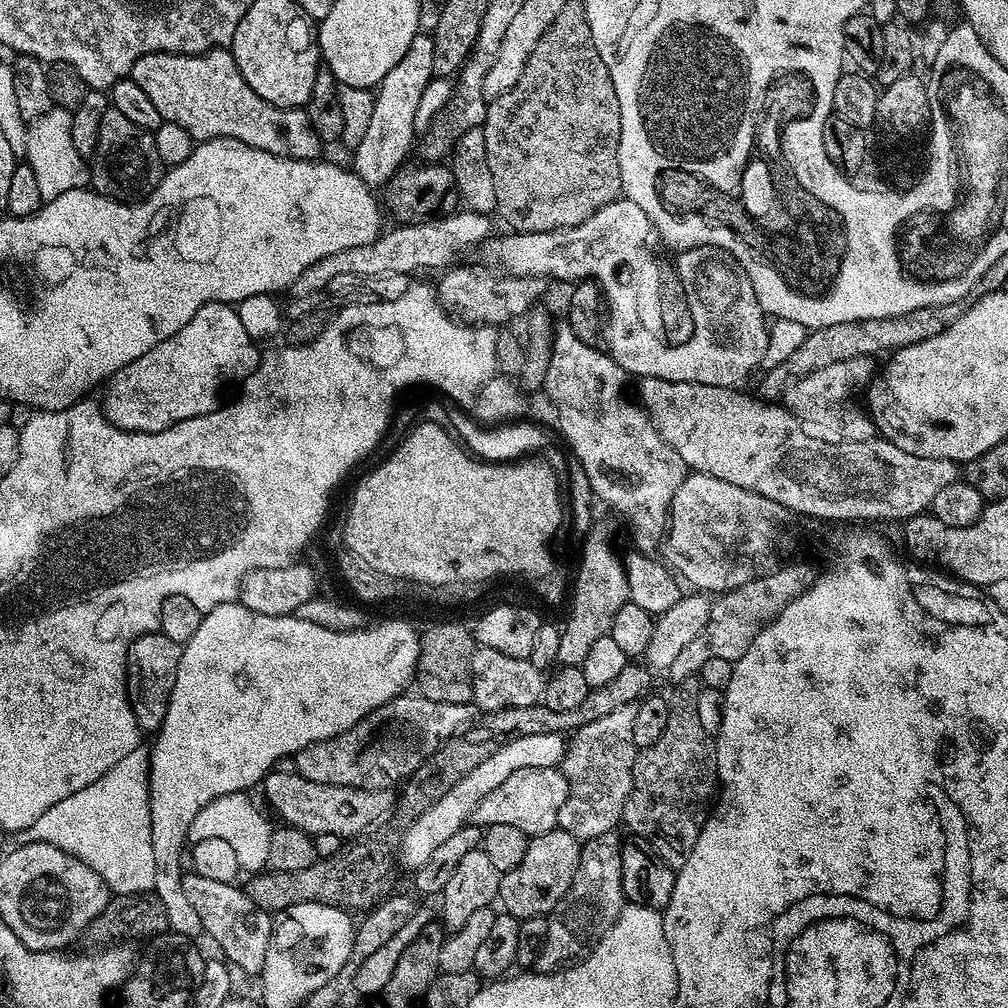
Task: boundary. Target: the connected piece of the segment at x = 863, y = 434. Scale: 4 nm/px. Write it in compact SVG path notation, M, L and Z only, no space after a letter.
M859 356L853 360L844 360L841 364L807 372L787 389L788 411L800 419L811 436L822 442L849 444L873 439L877 435L876 426L867 411L861 405L860 408L856 405L856 395L859 392L861 395L874 379L872 362L867 356Z

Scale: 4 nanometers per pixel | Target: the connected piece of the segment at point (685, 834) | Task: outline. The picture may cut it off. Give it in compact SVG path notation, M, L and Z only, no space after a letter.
M696 678L681 680L673 687L676 689L668 700L670 718L666 722L666 730L662 738L654 742L654 746L637 751L634 782L624 803L623 827L628 827L633 837L651 844L660 853L662 862L669 864L673 870L686 866L686 858L690 858L690 850L694 850L694 842L698 842L698 834L708 821L714 804L714 793L718 788L716 741L713 733L702 730L702 722L698 722L698 694L701 687Z

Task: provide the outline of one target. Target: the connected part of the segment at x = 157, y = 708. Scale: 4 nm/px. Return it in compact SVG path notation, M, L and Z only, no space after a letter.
M157 630L142 634L128 651L128 701L134 710L141 733L155 734L166 718L170 694L178 674L178 662L182 658L182 645L174 638L166 638Z

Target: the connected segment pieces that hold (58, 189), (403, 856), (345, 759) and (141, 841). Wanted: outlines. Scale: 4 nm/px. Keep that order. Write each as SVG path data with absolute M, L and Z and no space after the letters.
M51 107L46 114L31 121L26 128L23 159L34 170L34 178L38 181L38 191L45 202L58 198L58 194L66 194L66 190L88 188L90 184L90 168L85 157L74 150L74 142L70 139L70 122L72 113L67 108Z
M559 732L554 734L526 734L526 738L514 738L506 746L495 750L490 758L479 763L478 768L471 770L462 778L462 782L454 782L450 790L438 802L431 804L417 820L407 825L402 836L399 859L408 867L408 870L415 870L423 866L426 861L448 841L458 830L462 830L471 821L472 811L490 794L492 790L502 786L510 774L517 770L530 770L531 768L554 768L564 759L566 740Z
M419 694L395 696L390 702L375 708L350 730L329 740L314 742L297 752L294 757L294 771L310 782L347 788L365 787L372 772L377 772L388 780L404 782L446 741L471 727L479 714L479 709L470 702L430 702L430 698Z
M139 751L126 754L122 762L110 766L102 778L82 786L78 794L69 794L62 802L54 802L26 830L5 835L5 853L19 852L22 846L46 842L49 849L66 850L73 861L81 860L92 872L97 872L99 883L105 884L109 893L116 896L148 894L153 891L151 851L146 850L146 800L132 792L132 772L141 771L142 756Z

